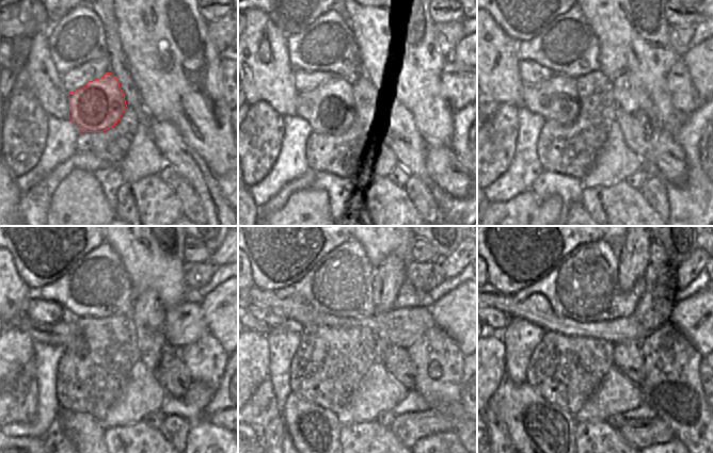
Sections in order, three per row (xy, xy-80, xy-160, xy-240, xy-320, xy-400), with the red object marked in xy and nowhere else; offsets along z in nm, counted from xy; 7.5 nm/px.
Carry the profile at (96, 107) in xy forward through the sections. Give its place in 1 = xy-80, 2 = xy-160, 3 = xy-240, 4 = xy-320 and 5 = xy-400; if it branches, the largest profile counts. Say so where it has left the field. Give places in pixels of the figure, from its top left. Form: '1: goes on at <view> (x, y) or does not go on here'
1: goes on at xy-80 (329, 109)
2: goes on at xy-160 (556, 99)
3: goes on at xy-240 (65, 334)
4: goes on at xy-320 (260, 327)
5: does not go on here

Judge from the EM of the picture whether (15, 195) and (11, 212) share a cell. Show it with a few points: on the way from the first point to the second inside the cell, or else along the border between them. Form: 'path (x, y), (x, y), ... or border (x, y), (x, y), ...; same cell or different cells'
path (11, 199), (11, 208); same cell

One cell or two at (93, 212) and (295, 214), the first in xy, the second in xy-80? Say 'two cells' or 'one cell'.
one cell

